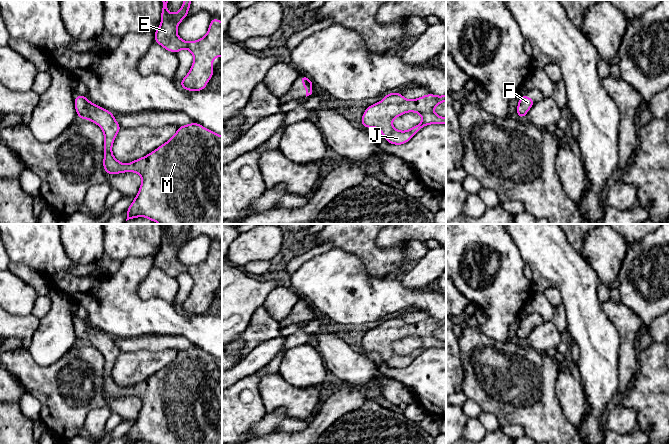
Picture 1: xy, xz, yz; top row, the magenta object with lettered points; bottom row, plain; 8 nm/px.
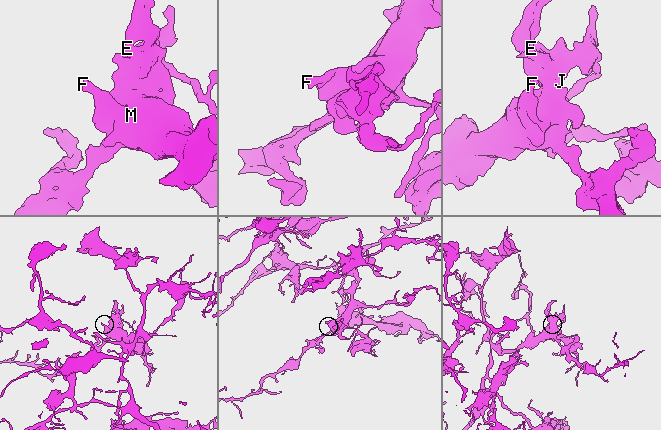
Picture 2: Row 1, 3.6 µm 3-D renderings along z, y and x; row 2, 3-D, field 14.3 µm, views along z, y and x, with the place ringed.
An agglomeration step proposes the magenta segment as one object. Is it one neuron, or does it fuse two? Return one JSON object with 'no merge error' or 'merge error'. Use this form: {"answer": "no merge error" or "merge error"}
{"answer": "no merge error"}

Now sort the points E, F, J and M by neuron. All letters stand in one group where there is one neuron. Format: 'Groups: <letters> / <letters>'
Groups: E F J M

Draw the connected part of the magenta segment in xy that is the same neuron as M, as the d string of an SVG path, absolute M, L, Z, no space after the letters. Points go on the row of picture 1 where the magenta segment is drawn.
M77 94L74 106L79 119L88 119L97 124L104 133L103 168L108 174L115 175L135 172L142 178L138 194L129 206L127 220L146 217L159 224L222 224L222 136L198 123L178 126L177 132L163 145L148 155L128 164L118 161L112 153L112 146L117 133L122 128L113 113L92 102L86 96Z

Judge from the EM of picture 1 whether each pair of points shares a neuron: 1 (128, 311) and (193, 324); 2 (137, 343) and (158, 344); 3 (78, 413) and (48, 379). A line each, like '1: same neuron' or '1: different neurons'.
1: same neuron
2: same neuron
3: same neuron

